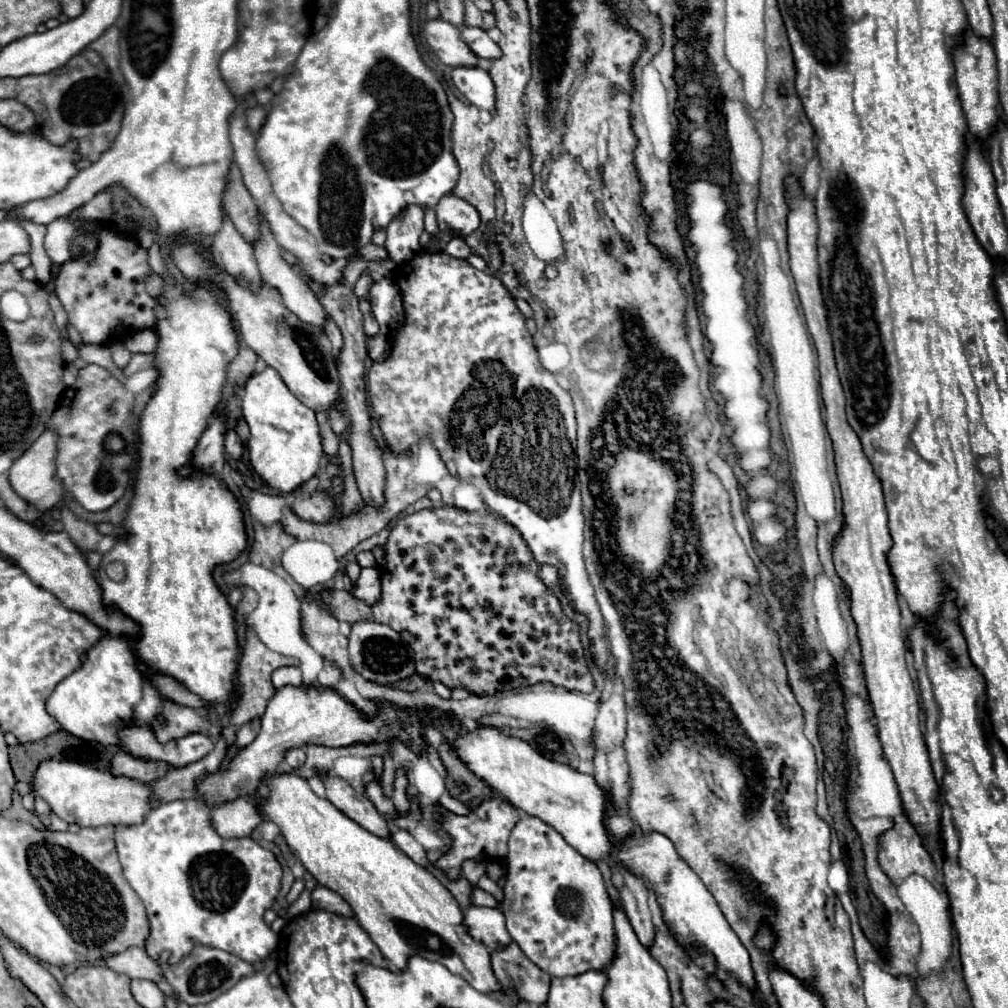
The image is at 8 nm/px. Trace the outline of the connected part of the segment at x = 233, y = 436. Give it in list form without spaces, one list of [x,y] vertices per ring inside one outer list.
[[[229,429],[229,431],[225,433],[225,451],[227,451],[233,459],[239,459],[239,457],[243,455],[243,441],[239,439],[239,435],[237,435],[233,429]]]

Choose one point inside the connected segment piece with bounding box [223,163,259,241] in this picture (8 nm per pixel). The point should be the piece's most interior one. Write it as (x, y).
(237, 202)

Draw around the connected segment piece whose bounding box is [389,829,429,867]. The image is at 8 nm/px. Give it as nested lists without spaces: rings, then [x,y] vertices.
[[[395,829],[395,831],[391,831],[391,843],[395,845],[395,847],[399,847],[413,863],[417,863],[417,865],[421,865],[421,867],[427,867],[429,865],[429,861],[427,861],[427,855],[425,855],[425,849],[407,833],[407,831],[403,831],[403,829]]]

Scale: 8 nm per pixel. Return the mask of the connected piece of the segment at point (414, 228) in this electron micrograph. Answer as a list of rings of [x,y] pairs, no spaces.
[[[407,205],[407,209],[403,209],[403,217],[395,217],[395,221],[387,225],[387,241],[383,245],[387,257],[395,263],[411,261],[411,257],[415,257],[415,253],[421,251],[421,233],[423,209],[419,209],[419,205]]]

